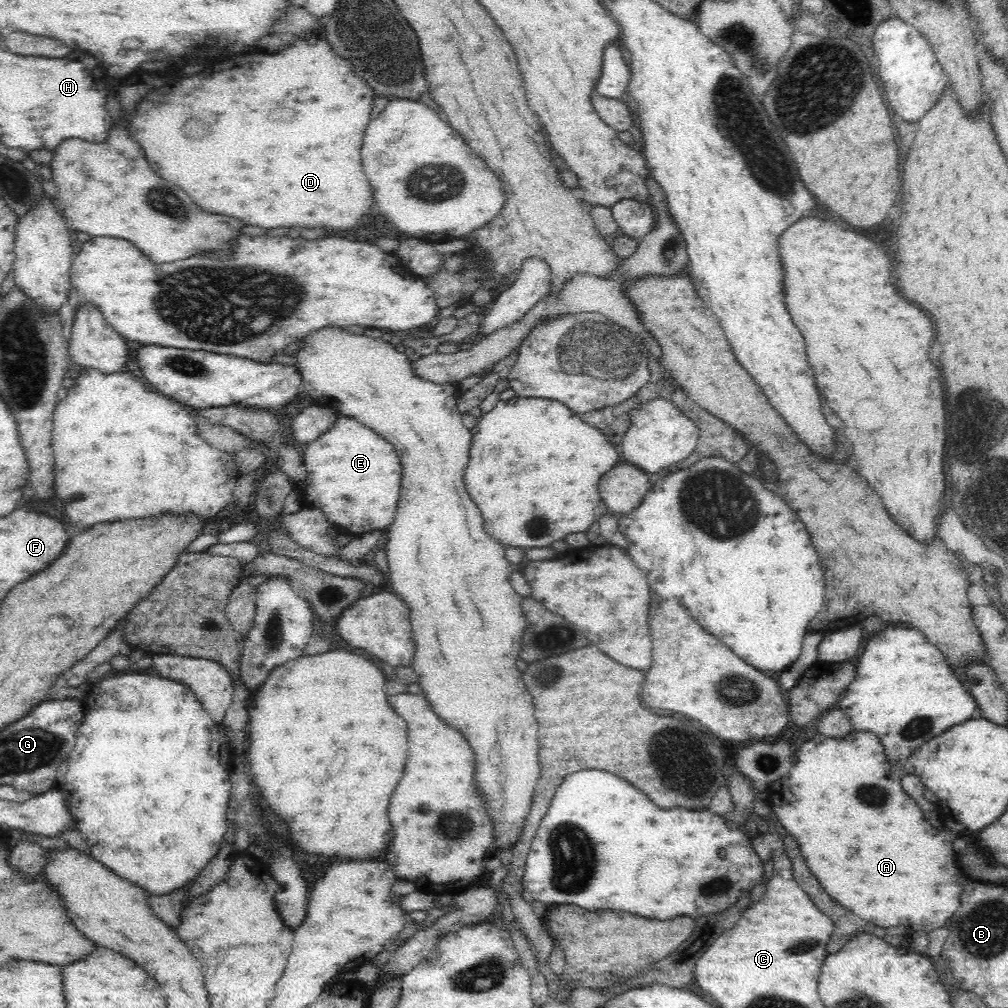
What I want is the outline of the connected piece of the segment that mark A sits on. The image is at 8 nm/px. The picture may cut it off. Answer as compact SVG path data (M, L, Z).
M851 730L847 736L828 738L822 734L817 734L812 740L805 742L800 746L800 750L794 756L794 764L788 770L788 776L780 780L780 784L771 785L765 791L765 797L770 805L771 811L776 814L778 822L798 840L800 850L808 862L808 868L812 870L812 874L820 880L822 888L844 908L852 910L856 916L860 916L866 922L874 922L880 928L892 928L892 926L916 926L916 928L924 928L924 932L930 932L934 928L942 928L946 926L946 922L950 920L950 916L960 908L960 894L964 890L964 884L968 882L968 876L960 872L958 864L956 864L956 852L952 848L952 838L950 834L938 832L936 828L932 828L924 816L922 810L918 808L918 804L904 794L902 786L900 786L900 778L892 775L892 766L888 762L884 745L874 732L867 730Z

